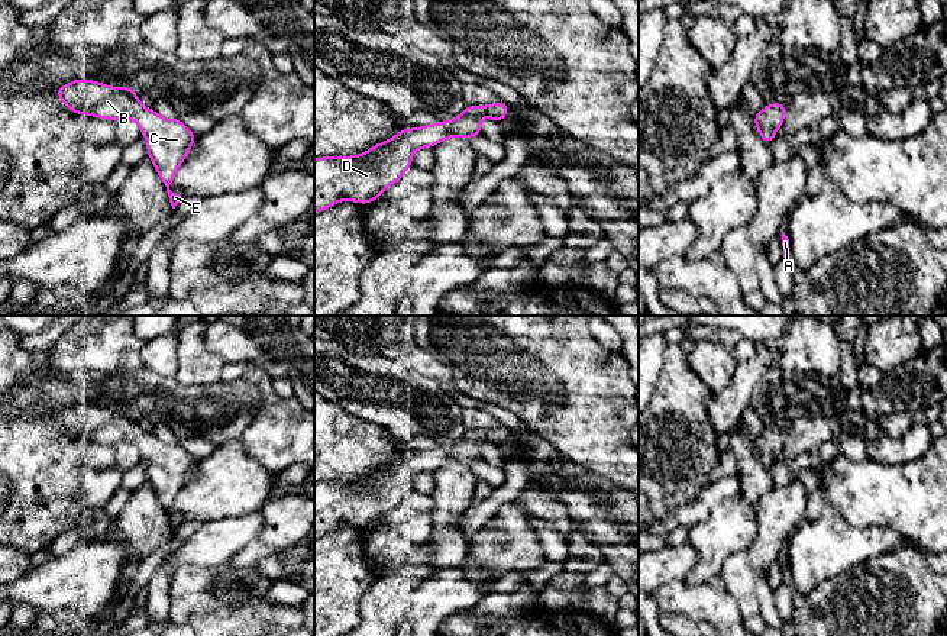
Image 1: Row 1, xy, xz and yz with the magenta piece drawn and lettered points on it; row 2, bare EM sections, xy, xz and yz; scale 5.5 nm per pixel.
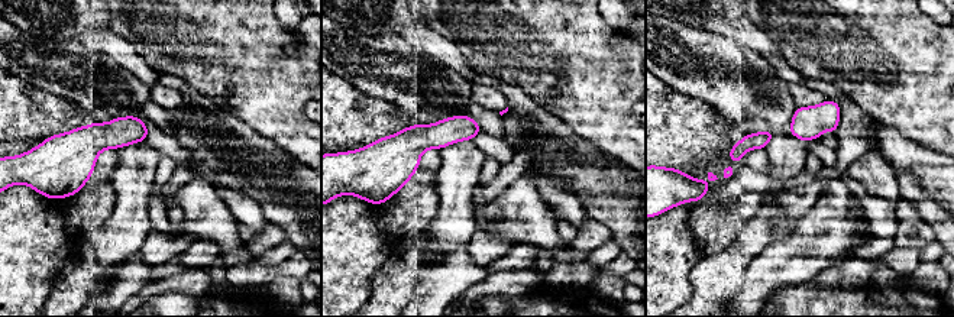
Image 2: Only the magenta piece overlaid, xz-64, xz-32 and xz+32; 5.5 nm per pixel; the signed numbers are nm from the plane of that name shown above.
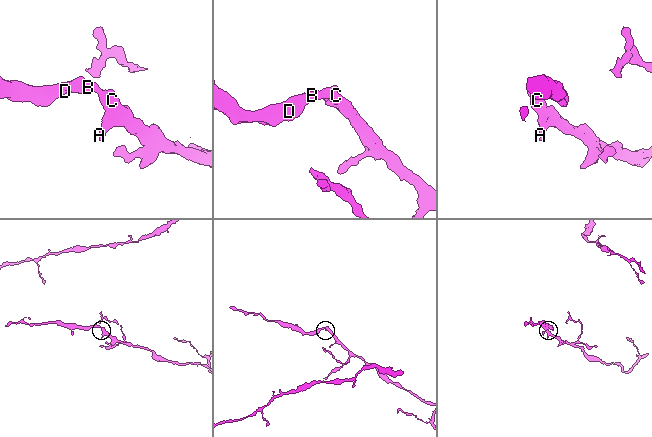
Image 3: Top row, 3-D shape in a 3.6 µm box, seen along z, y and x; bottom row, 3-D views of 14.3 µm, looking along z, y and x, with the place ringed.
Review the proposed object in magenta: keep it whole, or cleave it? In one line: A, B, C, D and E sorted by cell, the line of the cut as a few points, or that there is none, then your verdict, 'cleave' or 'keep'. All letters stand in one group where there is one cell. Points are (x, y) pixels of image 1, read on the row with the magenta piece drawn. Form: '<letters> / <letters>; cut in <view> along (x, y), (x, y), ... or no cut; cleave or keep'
A B C D E; no cut; keep

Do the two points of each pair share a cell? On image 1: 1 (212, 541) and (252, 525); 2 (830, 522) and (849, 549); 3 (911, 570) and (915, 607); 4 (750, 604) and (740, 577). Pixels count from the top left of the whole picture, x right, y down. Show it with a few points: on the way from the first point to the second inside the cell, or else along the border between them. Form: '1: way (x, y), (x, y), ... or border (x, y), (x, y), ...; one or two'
1: way (222, 539), (242, 529); one
2: way (830, 529), (842, 542); one
3: way (911, 578), (911, 599); one
4: way (746, 597), (740, 584); one

